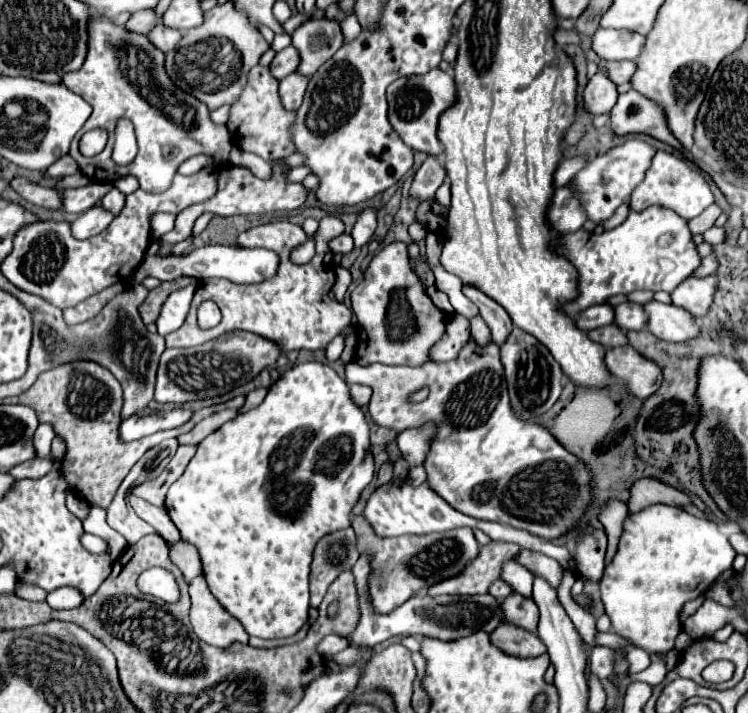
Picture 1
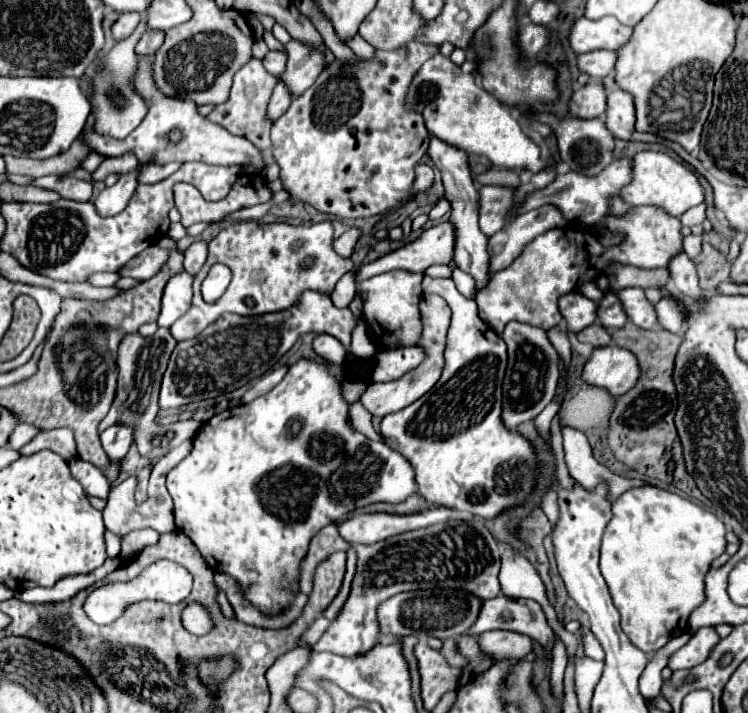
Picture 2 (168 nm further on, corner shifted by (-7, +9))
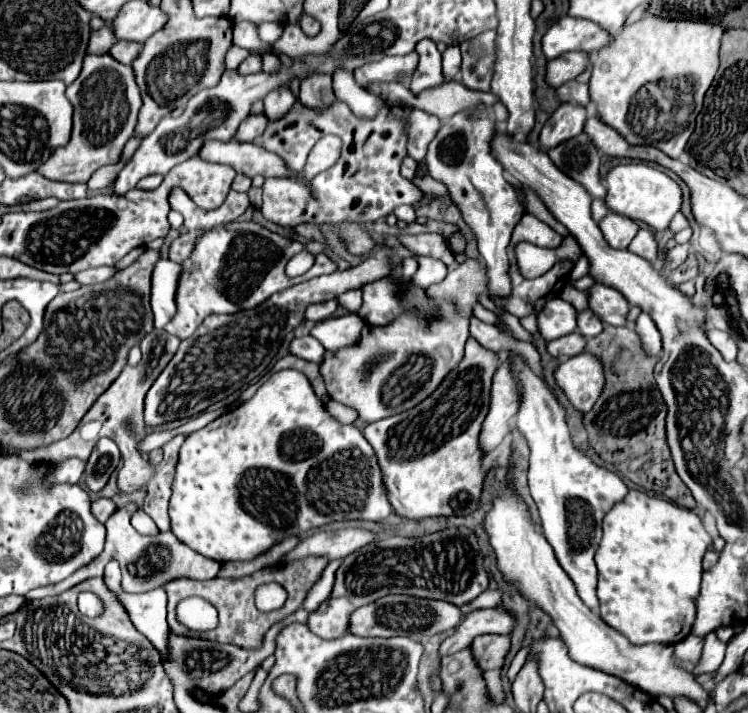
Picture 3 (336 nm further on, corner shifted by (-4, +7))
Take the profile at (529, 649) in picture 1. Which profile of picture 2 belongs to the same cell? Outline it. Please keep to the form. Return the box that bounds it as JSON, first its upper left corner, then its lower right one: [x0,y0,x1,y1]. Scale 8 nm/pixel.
[478,631,532,657]

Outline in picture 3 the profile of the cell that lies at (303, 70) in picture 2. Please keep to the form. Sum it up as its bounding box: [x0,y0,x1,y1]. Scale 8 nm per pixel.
[263,87,295,121]

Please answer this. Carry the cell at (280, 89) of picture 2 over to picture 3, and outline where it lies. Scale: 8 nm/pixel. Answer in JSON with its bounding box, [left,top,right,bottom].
[235,113,267,143]

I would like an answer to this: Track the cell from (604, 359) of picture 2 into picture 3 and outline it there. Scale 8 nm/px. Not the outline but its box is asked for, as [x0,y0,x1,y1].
[553,353,603,413]

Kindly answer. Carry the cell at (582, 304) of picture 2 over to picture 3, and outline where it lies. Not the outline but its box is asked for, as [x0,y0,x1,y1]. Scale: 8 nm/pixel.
[537,297,575,341]

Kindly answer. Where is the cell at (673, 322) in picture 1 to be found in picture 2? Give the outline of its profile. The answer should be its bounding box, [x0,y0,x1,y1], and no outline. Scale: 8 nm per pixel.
[618,287,658,329]

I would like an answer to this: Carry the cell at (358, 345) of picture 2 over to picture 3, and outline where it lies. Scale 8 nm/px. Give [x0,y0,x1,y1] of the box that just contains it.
[309,313,365,351]

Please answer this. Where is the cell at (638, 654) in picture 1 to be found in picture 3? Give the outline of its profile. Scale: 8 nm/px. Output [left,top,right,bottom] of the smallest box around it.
[693,633,725,675]

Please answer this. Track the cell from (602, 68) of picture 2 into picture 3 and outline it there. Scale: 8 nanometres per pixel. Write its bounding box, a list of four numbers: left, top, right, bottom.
[545,51,589,87]

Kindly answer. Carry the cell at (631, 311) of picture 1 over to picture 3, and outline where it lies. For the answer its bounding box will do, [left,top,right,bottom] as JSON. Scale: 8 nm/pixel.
[577,309,603,339]

